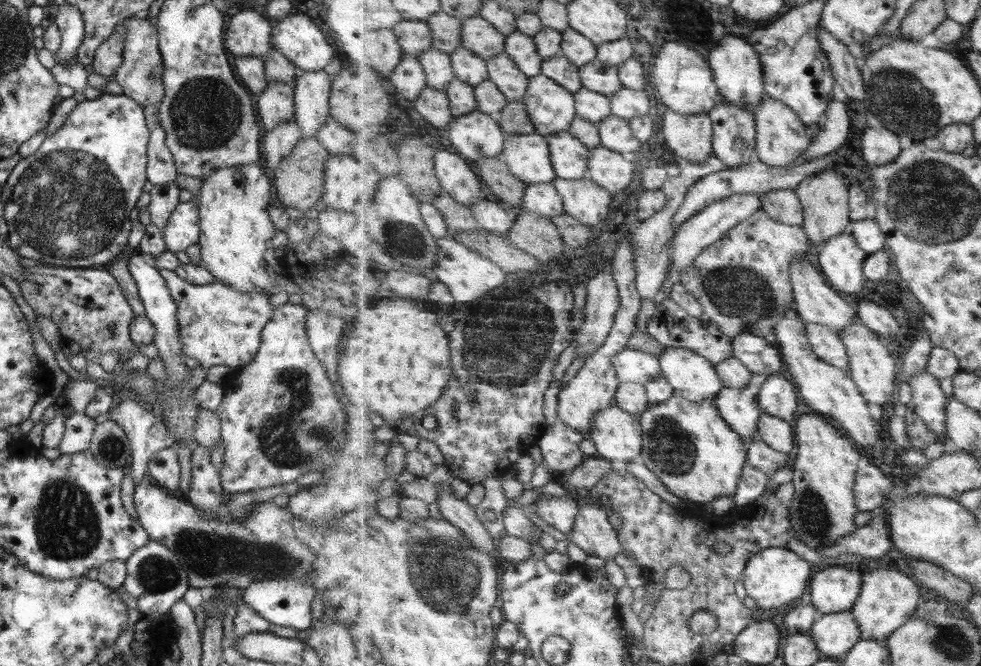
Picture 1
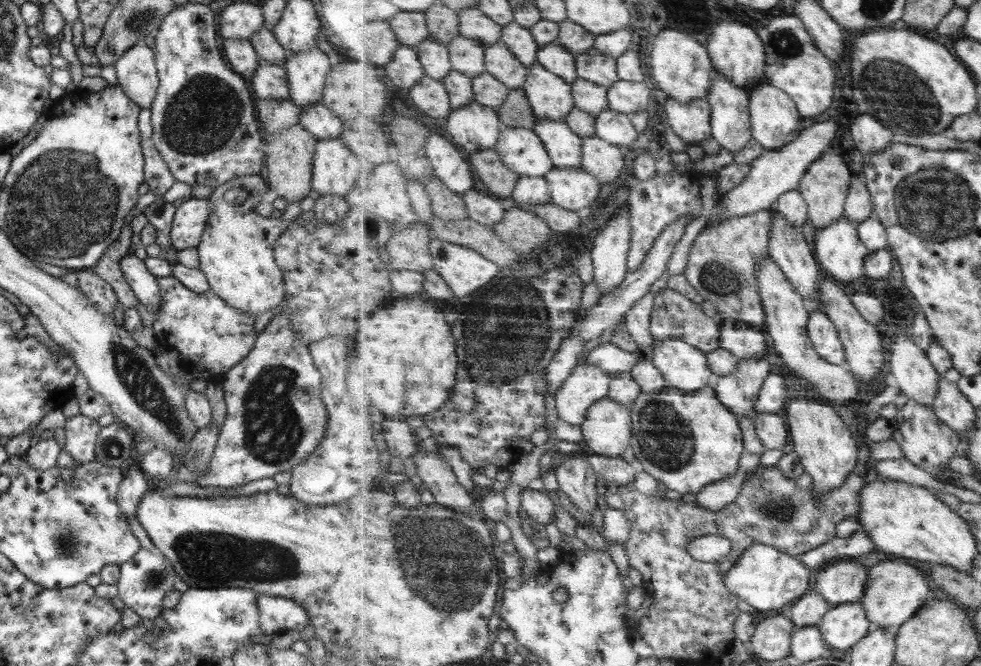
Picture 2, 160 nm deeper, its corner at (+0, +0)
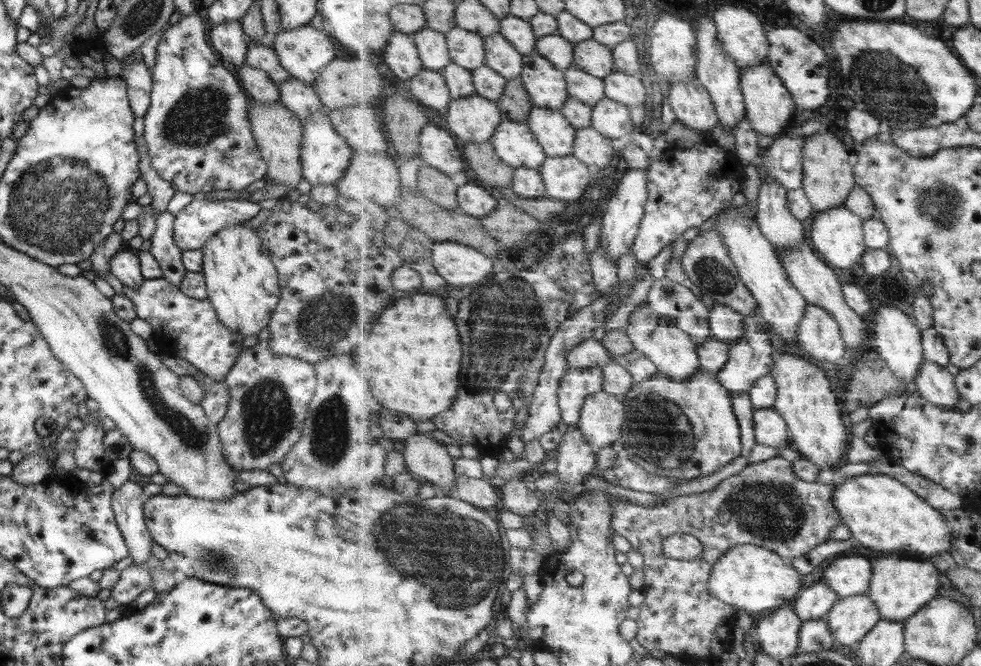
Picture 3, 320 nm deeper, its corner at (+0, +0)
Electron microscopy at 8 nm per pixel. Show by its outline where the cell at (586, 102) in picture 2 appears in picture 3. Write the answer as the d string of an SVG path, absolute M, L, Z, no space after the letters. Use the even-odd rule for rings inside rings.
M574 62L564 75L568 81L568 93L571 97L595 108L594 106L606 96L604 78L581 70Z

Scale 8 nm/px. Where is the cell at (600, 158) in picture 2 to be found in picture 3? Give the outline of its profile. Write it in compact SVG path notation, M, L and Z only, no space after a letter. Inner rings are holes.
M593 127L576 129L576 142L572 154L585 164L593 164L603 169L609 166L613 156L611 139Z

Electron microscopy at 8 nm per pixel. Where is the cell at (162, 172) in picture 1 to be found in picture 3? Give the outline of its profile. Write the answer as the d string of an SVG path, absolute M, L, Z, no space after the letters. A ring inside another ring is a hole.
M142 136L140 138L139 151L137 152L140 160L138 164L140 177L146 184L146 192L151 196L151 202L148 205L153 209L154 215L161 214L166 211L167 202L171 200L175 190L169 182L159 178L155 170L149 166L149 157L147 156Z

